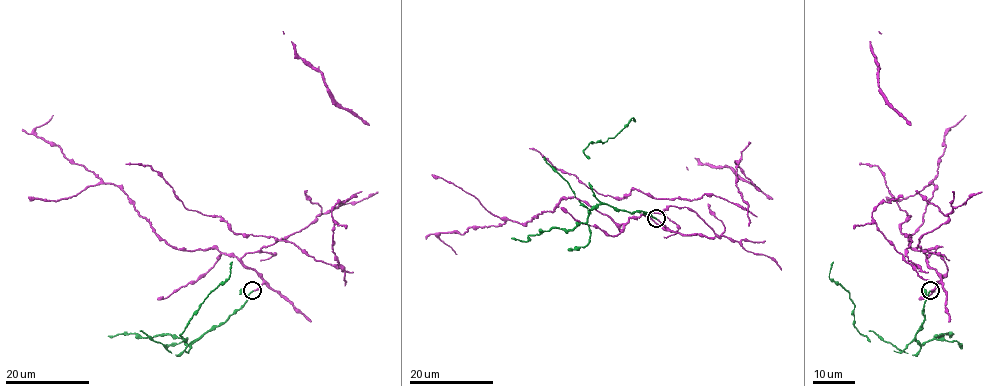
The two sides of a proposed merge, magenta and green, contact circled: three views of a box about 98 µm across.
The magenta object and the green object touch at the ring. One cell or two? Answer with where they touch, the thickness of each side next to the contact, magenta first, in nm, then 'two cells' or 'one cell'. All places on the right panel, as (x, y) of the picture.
at (930, 290); 190 nm thick on the magenta side, 200 nm on the other; one cell

